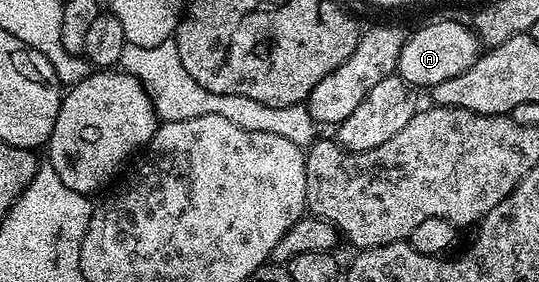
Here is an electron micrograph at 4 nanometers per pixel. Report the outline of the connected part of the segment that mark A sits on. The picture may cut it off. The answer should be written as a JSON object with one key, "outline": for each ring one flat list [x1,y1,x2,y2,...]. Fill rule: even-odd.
{"outline":[[438,20,435,24,426,24,423,28,416,29,414,33,411,31,407,35,404,46,400,50,396,72,407,84,411,86,423,84,423,89,429,90,435,84,448,82,448,78,456,78,456,74,464,74,464,70,468,70,468,66,472,66,478,61,479,55,480,41,478,34,469,23,461,24,458,20]]}

